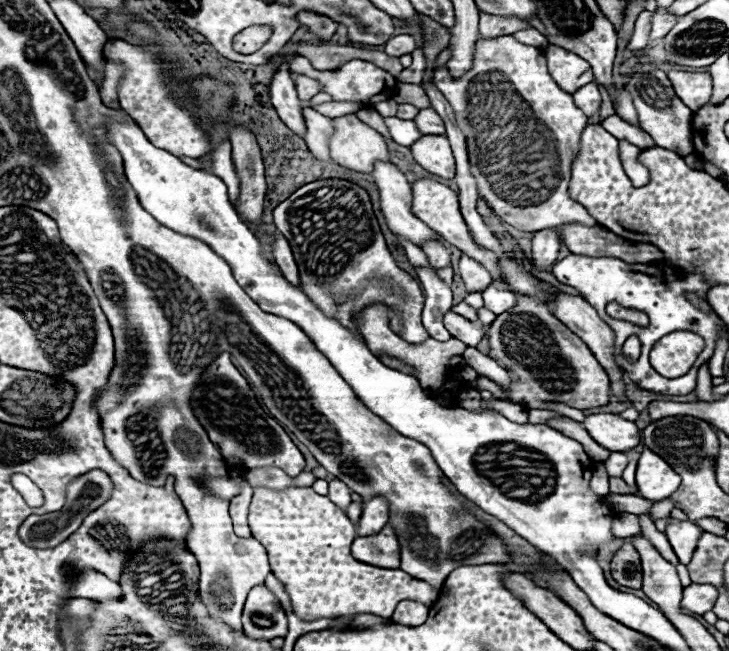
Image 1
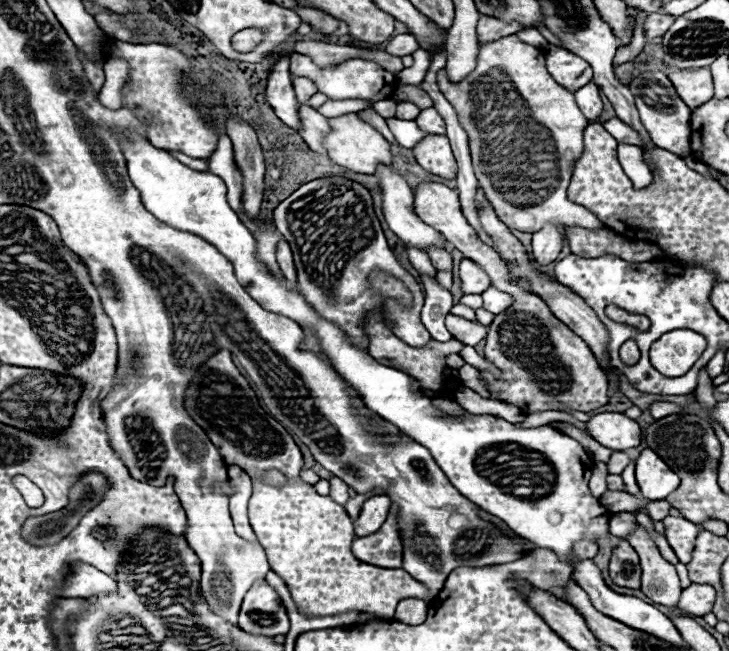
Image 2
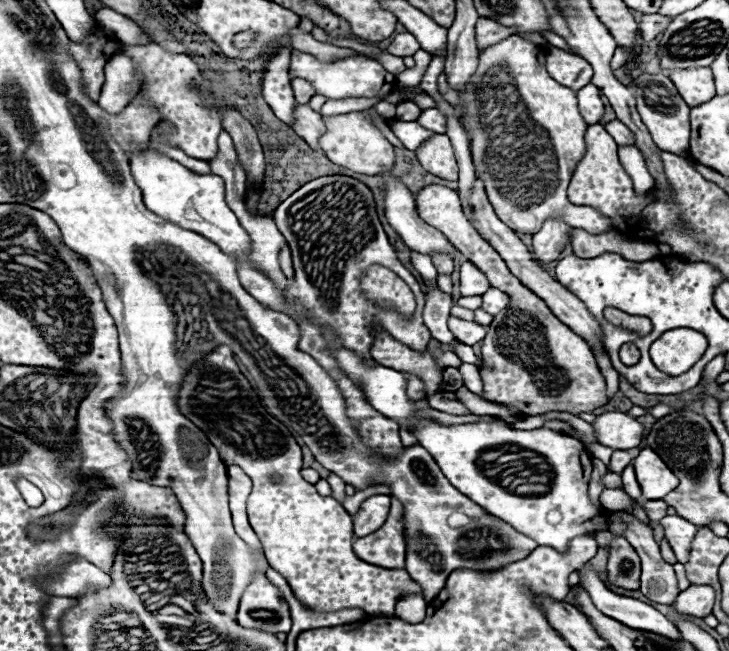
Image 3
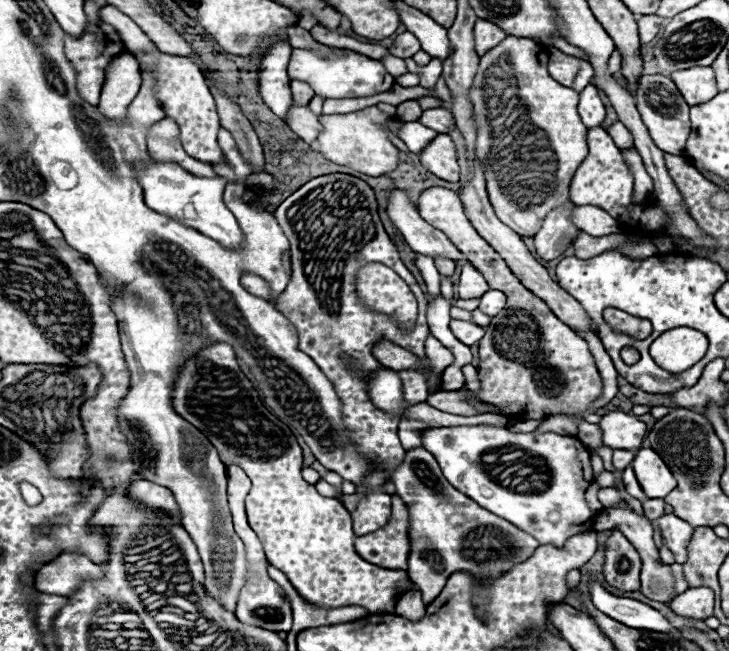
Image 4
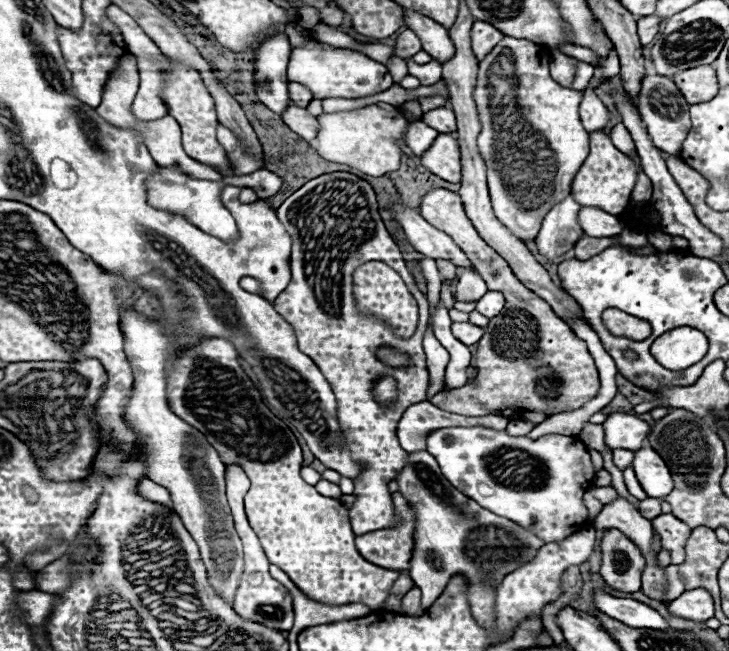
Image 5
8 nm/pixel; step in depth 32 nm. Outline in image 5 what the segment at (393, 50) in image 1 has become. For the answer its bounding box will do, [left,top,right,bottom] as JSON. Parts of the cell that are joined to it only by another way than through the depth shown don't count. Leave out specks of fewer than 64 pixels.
[394,30,422,58]

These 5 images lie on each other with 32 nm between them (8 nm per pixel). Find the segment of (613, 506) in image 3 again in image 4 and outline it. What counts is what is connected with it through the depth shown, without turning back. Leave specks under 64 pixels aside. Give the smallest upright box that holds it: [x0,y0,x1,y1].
[598,488,626,508]

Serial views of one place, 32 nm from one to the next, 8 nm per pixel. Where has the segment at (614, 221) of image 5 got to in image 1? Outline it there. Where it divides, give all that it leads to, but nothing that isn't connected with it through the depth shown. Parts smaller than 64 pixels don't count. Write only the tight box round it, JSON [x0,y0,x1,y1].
[432,36,598,232]

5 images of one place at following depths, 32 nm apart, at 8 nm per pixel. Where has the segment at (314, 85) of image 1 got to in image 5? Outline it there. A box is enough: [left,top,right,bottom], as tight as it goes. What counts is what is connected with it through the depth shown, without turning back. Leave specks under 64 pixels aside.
[288,82,312,106]

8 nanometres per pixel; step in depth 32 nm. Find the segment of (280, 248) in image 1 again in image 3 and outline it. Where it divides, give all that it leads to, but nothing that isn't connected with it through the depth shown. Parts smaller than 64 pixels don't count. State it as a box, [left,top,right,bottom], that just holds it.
[280,246,294,282]

